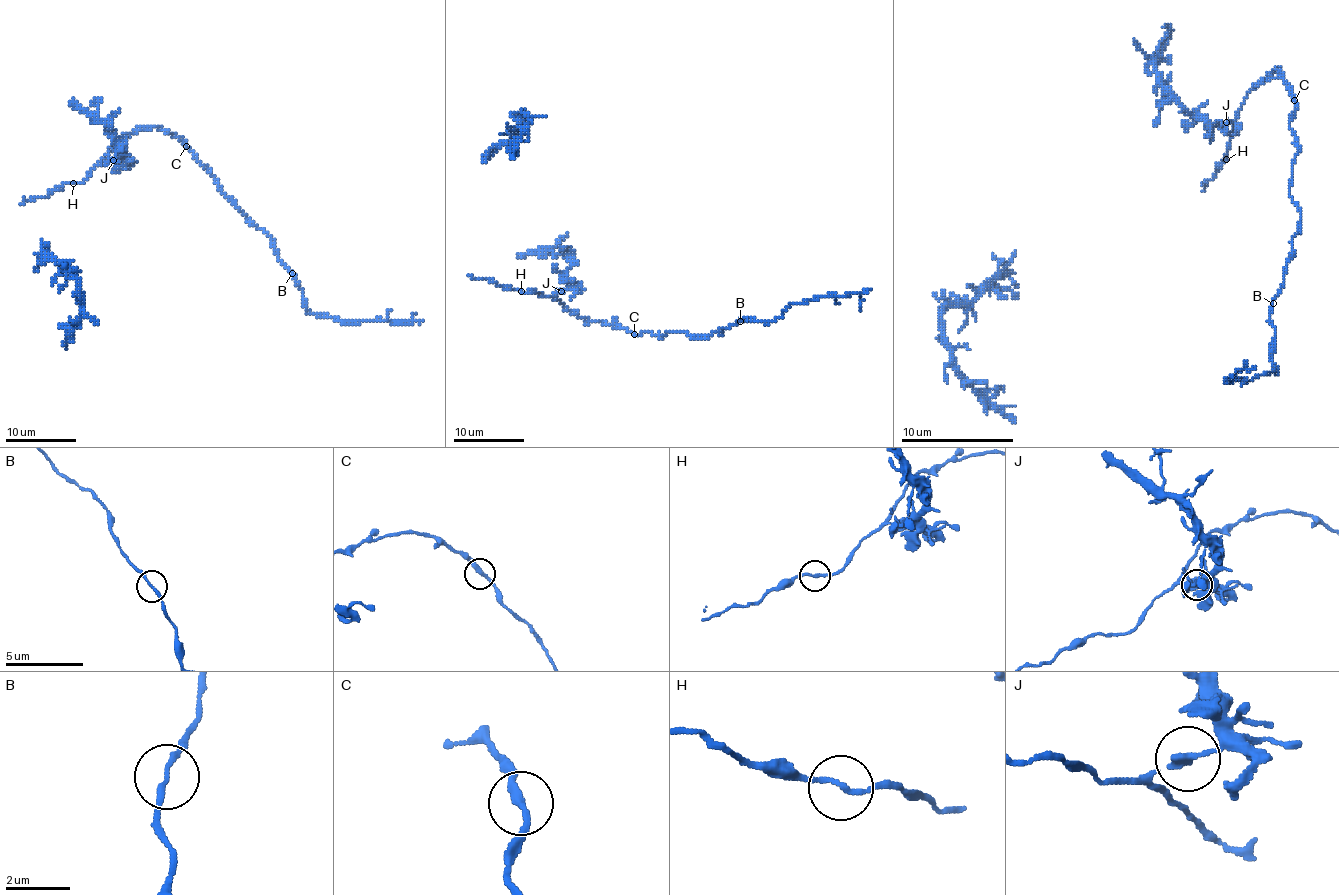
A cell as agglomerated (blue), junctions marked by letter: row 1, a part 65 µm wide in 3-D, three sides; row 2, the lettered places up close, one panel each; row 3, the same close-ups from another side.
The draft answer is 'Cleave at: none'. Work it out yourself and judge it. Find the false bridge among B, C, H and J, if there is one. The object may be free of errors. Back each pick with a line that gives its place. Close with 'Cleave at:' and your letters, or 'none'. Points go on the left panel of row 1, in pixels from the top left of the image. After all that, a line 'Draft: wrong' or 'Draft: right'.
J: at (113, 160)
Cleave at: J
Draft: wrong

